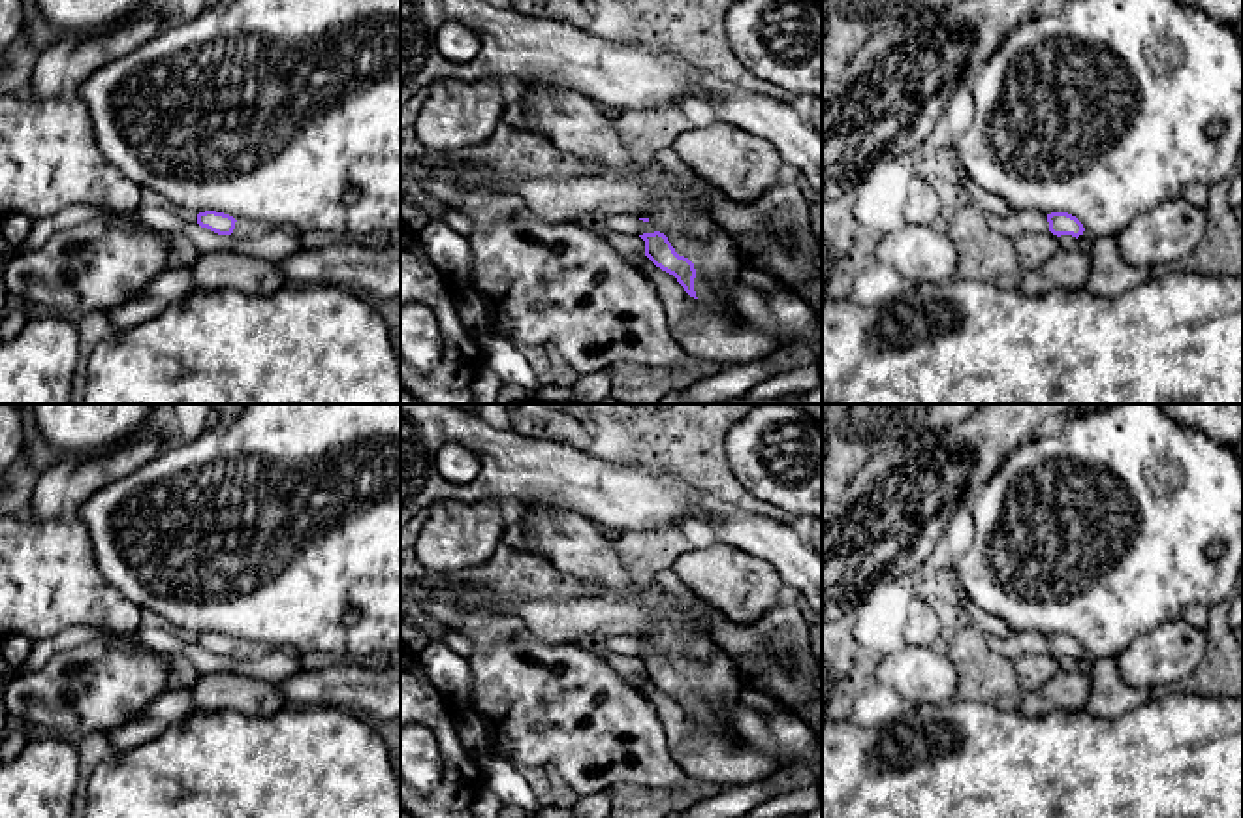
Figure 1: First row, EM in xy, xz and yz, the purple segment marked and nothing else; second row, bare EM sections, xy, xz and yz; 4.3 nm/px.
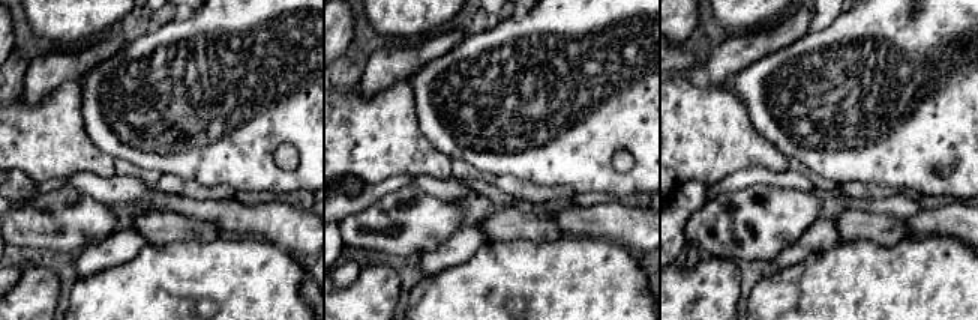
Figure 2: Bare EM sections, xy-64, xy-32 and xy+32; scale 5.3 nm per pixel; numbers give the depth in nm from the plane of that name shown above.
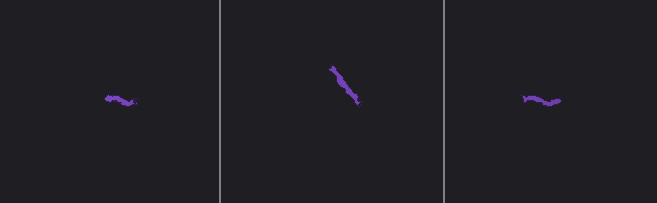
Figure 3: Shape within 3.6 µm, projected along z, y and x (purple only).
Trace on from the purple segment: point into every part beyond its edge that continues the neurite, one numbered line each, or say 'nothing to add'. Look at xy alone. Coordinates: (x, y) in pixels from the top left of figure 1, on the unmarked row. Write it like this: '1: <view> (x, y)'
1: xy (243, 649)

